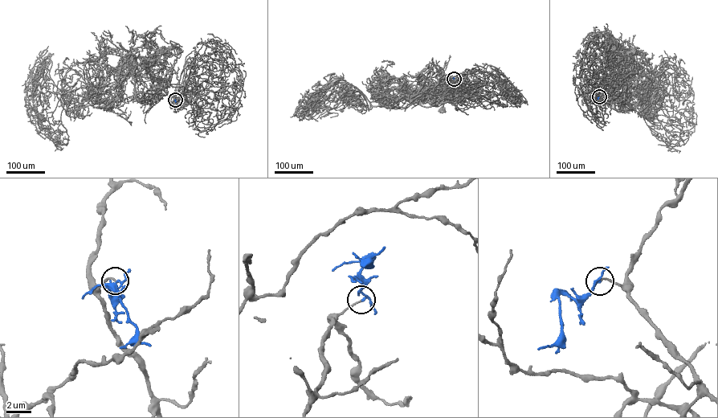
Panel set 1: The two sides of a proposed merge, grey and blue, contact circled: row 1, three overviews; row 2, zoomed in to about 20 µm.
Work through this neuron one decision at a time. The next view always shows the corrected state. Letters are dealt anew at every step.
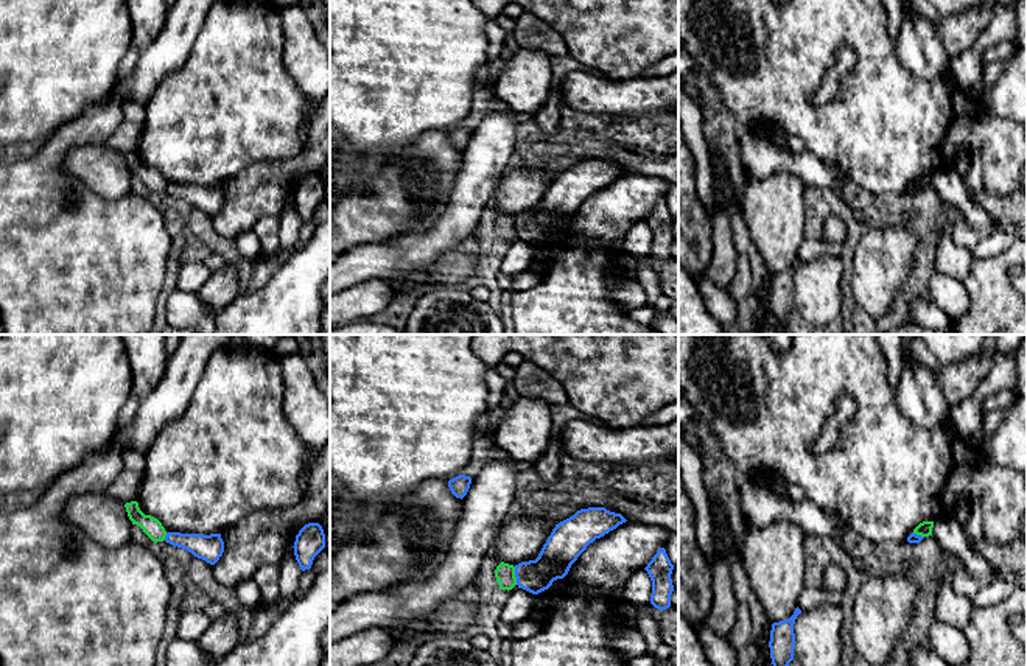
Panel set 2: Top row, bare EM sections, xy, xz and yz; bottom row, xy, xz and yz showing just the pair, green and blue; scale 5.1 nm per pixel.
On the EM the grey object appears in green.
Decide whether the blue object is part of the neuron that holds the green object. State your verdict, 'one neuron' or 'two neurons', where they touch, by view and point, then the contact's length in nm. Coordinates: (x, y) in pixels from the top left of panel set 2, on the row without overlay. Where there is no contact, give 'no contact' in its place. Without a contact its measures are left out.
two neurons | xz (514, 227) | 100 nm

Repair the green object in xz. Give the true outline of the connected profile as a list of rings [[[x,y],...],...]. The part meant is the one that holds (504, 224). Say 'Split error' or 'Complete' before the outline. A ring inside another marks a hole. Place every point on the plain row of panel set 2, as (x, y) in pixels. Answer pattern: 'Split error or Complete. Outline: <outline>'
Complete. Outline: [[[501,213],[495,221],[495,229],[501,241],[512,241],[517,237],[515,218]]]

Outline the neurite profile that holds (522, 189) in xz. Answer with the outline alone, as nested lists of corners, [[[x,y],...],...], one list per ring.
[[[510,166],[498,182],[490,204],[514,218],[535,212],[552,181],[549,168]]]

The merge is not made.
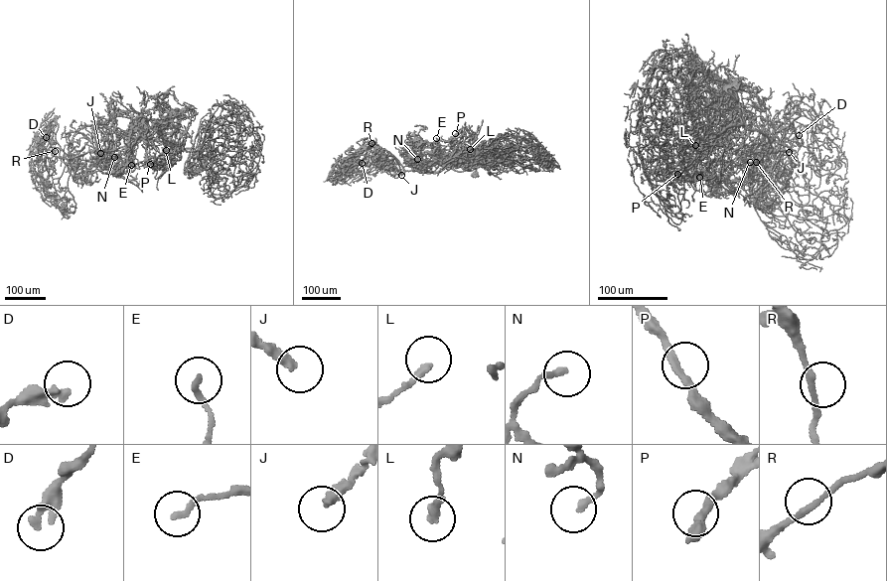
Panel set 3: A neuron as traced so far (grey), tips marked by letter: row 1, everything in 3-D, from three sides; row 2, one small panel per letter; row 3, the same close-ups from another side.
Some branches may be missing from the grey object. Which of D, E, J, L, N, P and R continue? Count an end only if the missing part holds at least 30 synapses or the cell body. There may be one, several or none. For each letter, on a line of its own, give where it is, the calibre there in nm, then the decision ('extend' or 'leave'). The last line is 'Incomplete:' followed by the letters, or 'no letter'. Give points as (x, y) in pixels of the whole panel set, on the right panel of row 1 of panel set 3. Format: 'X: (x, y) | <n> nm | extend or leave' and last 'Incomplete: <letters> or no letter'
D: (799, 135) | 220 nm | leave
E: (699, 177) | 200 nm | leave
J: (789, 152) | 320 nm | extend
L: (695, 145) | 260 nm | leave
N: (750, 162) | 200 nm | leave
P: (677, 174) | 240 nm | leave
R: (756, 162) | 190 nm | leave
Incomplete: J

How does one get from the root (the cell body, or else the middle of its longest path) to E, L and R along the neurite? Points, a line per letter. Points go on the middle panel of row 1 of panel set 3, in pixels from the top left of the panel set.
E: (476, 174), (475, 168), (455, 167), (457, 162), (453, 164), (450, 158), (455, 152), (452, 142), (436, 138)
L: (476, 174), (475, 168), (468, 171), (456, 168), (457, 165), (451, 166), (459, 171), (471, 168), (470, 149)
R: (476, 174), (475, 168), (454, 164), (435, 173), (405, 171), (378, 147), (359, 153), (363, 142), (371, 143)

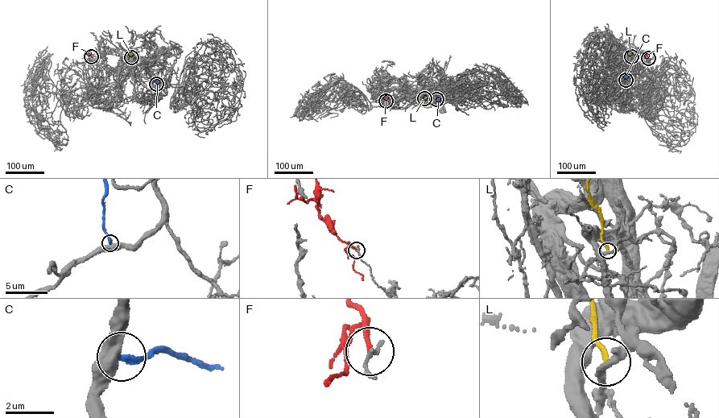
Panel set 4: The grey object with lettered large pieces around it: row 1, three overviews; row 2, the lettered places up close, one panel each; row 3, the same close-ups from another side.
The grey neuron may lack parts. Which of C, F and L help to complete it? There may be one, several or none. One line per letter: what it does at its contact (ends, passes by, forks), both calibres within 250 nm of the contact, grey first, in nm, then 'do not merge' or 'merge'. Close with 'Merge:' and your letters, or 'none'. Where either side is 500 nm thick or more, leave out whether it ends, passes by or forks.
C: calibres 550 and 220 nm; do not merge
F: it ends; calibres 190 and 180 nm; do not merge
L: it ends; calibres 240 and 240 nm; do not merge
Merge: none

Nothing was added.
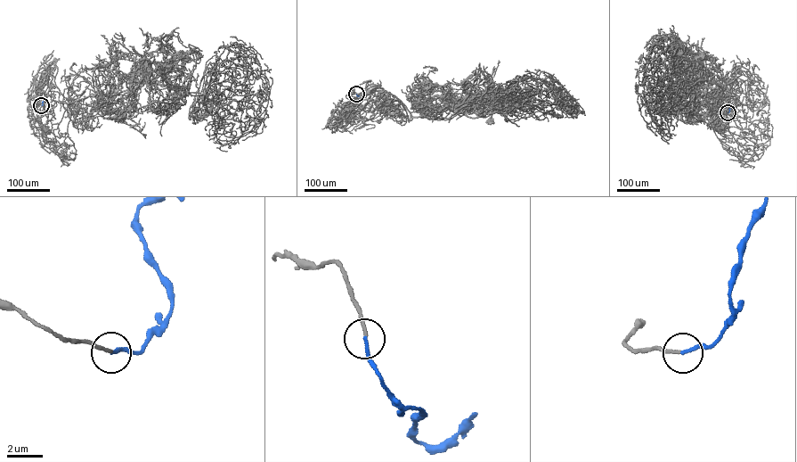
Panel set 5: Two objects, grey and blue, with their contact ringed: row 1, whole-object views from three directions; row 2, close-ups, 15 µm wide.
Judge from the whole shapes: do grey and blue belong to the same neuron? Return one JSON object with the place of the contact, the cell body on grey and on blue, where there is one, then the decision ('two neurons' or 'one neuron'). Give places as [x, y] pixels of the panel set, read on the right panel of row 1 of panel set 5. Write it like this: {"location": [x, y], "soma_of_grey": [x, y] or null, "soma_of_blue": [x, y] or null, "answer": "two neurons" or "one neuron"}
{"location": [727, 112], "soma_of_grey": [703, 55], "soma_of_blue": null, "answer": "one neuron"}

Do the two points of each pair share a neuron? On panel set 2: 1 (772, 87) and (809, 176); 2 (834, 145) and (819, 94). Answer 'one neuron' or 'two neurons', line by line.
1: two neurons
2: two neurons

